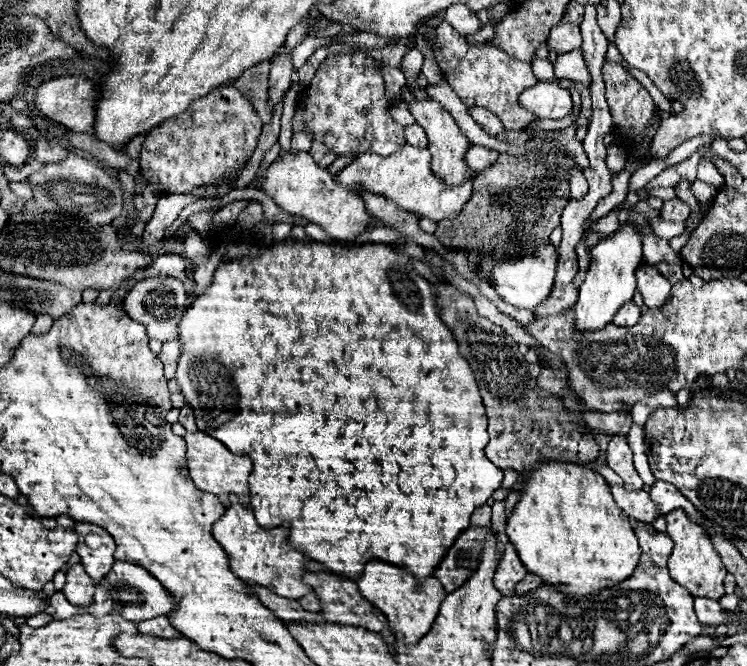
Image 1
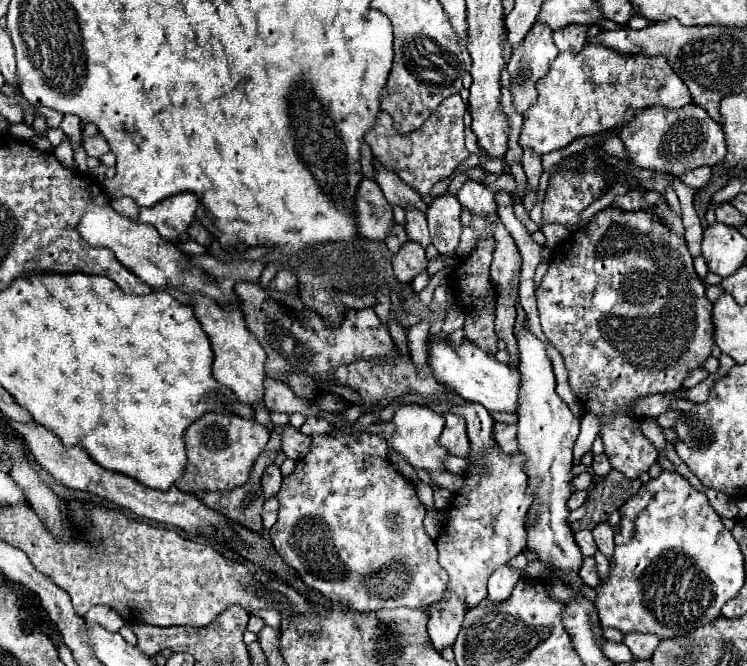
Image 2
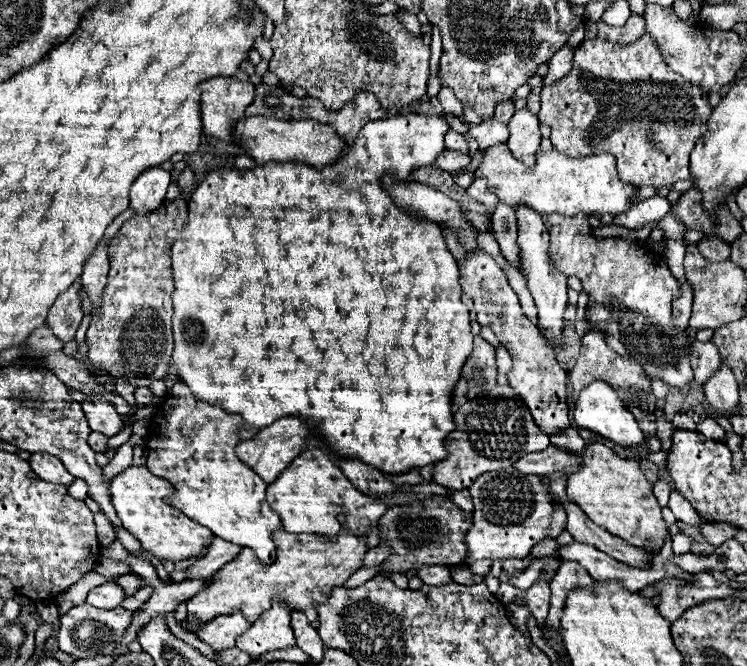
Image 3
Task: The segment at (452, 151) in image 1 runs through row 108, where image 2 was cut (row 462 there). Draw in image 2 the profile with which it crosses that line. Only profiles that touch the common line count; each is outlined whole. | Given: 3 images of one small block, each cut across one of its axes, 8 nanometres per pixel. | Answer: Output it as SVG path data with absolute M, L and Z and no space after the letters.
M404 404L394 412L392 418L394 426L396 426L396 434L392 436L392 446L414 466L426 472L442 472L444 468L444 458L448 456L448 450L444 450L444 446L440 446L438 438L444 430L444 416L438 412L432 412L426 406L416 406L416 404Z

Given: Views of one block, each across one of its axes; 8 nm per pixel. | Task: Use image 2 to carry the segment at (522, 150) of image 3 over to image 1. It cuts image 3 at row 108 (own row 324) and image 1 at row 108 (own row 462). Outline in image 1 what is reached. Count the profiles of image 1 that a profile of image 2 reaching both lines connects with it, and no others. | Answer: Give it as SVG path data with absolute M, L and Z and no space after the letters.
M558 80L538 82L520 94L520 104L538 118L560 120L572 112L570 90L558 86Z

